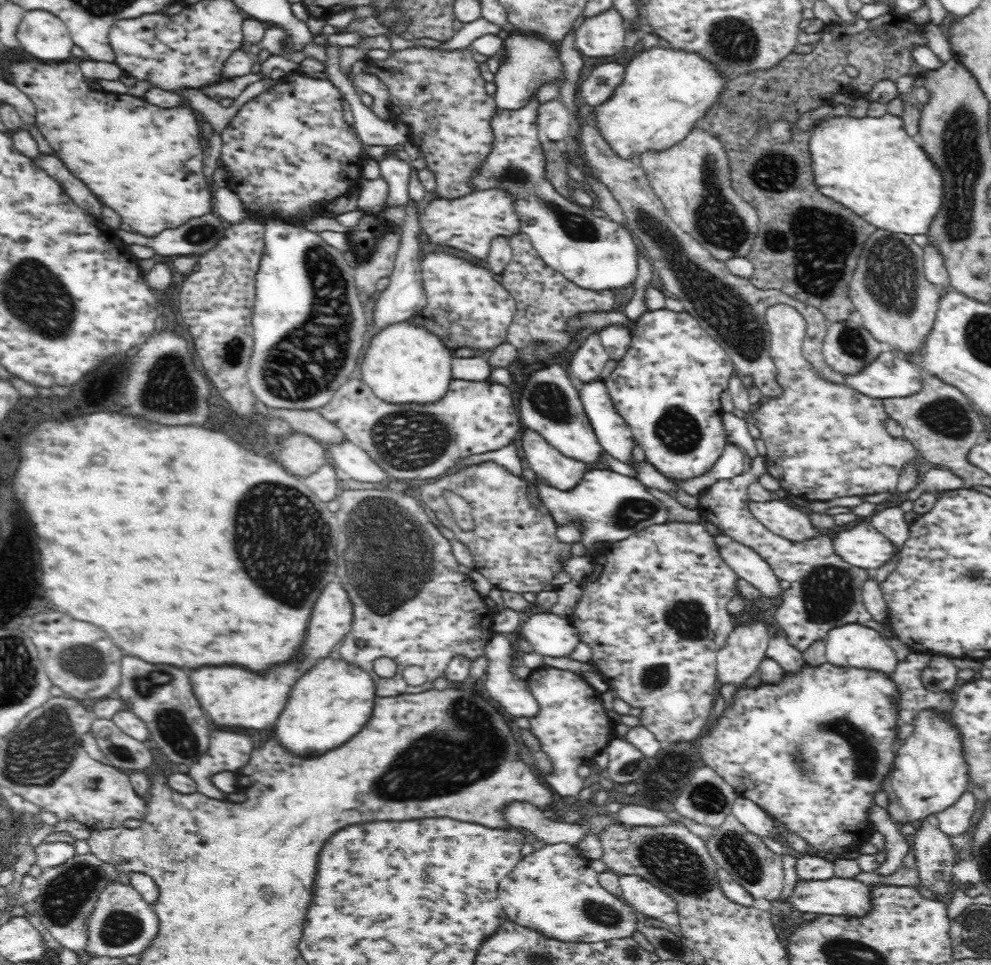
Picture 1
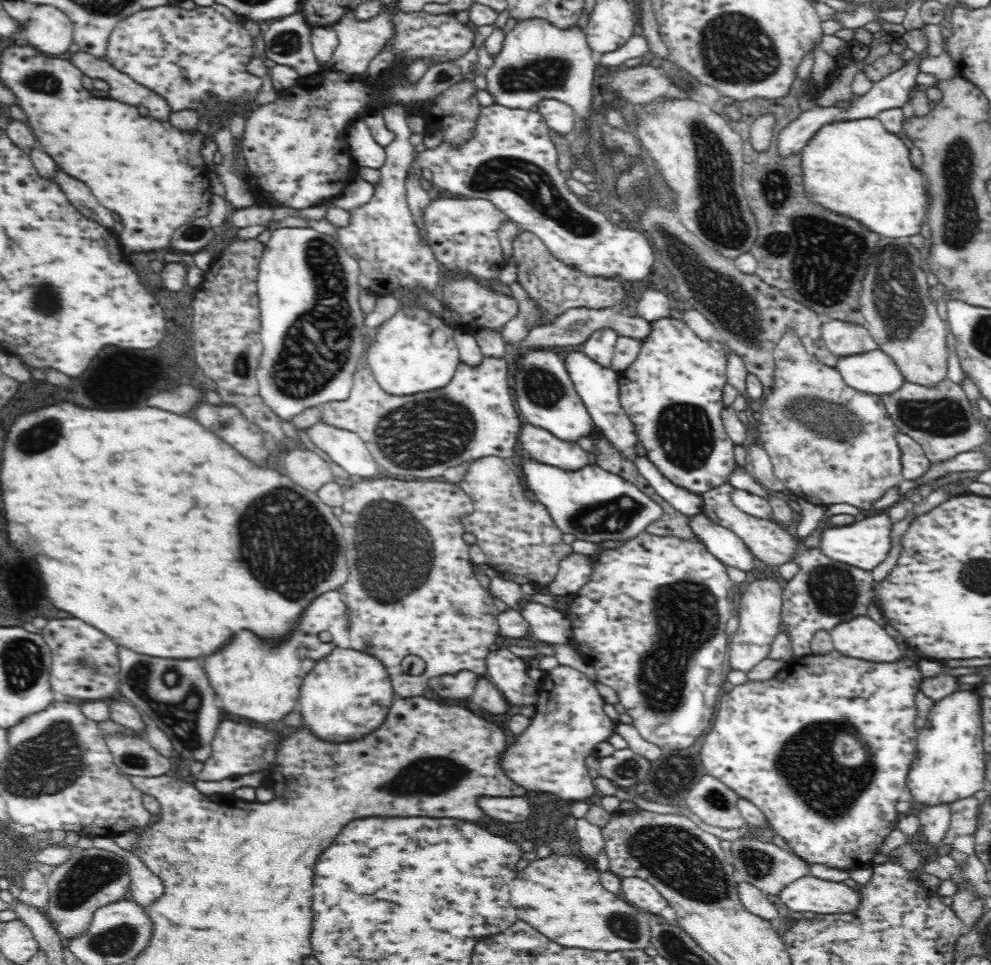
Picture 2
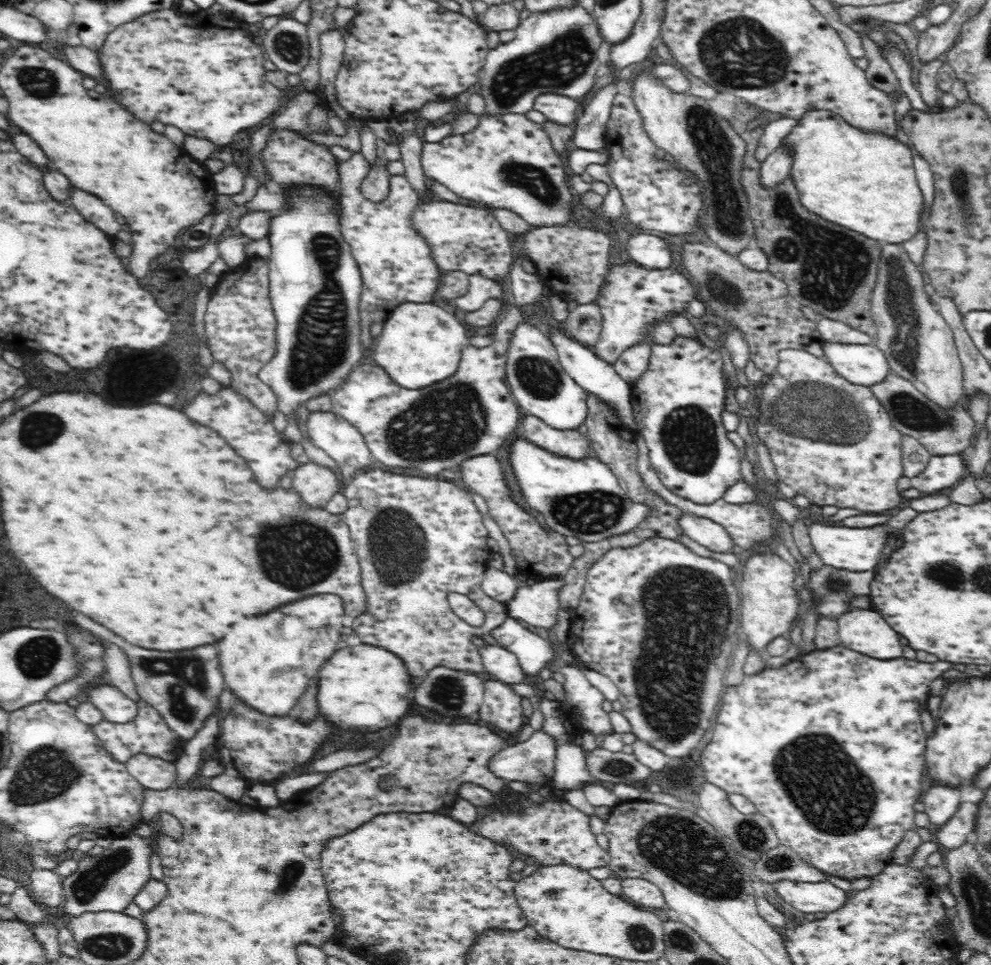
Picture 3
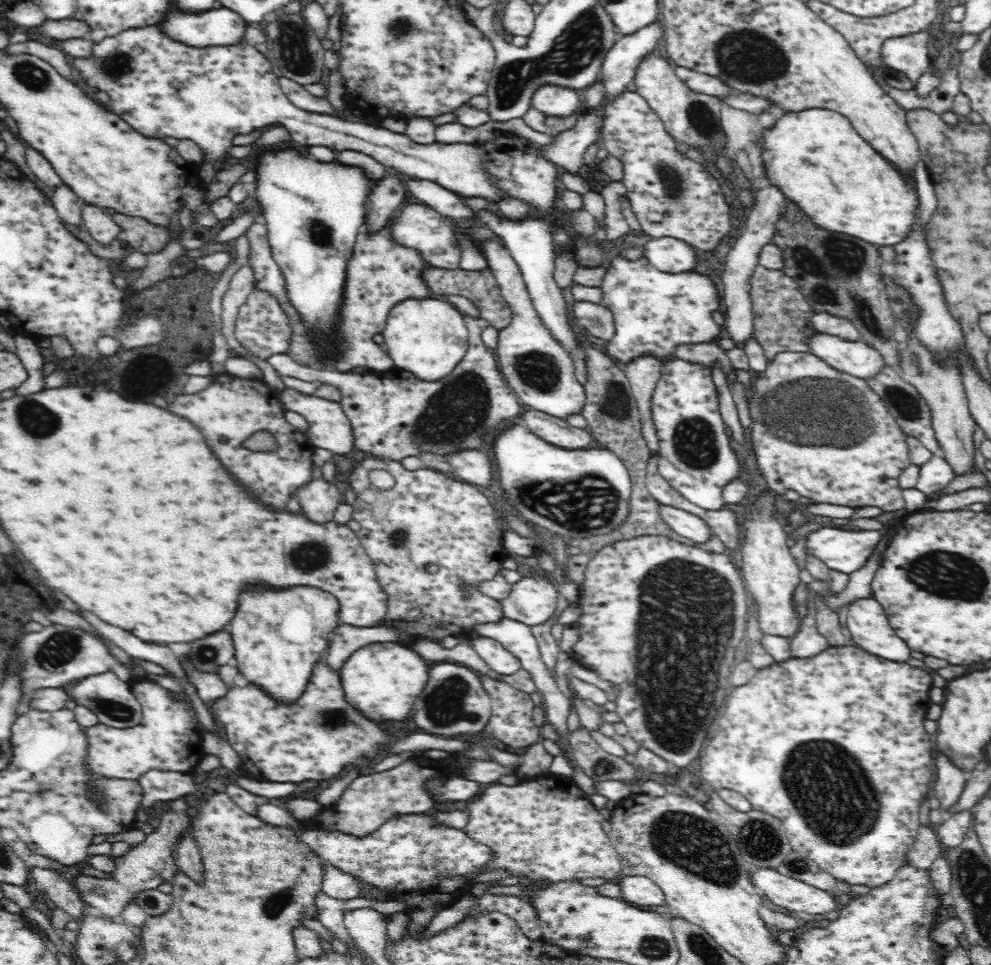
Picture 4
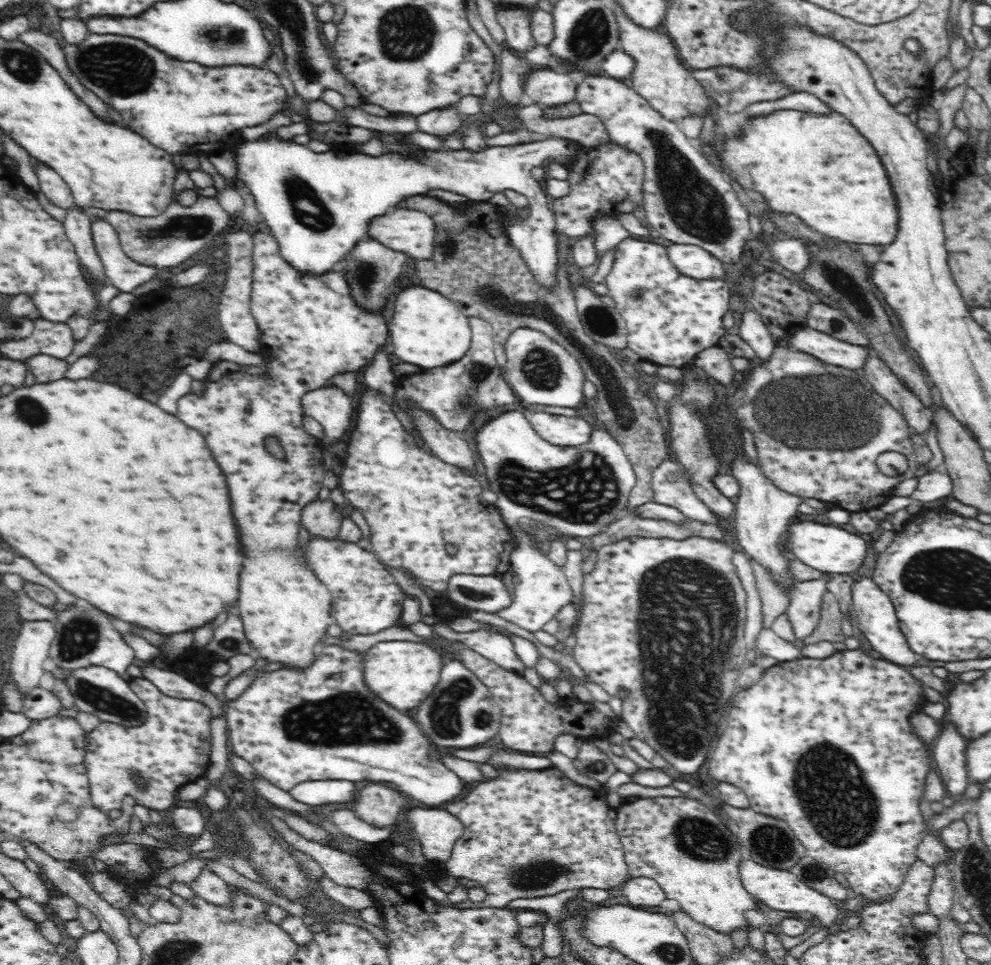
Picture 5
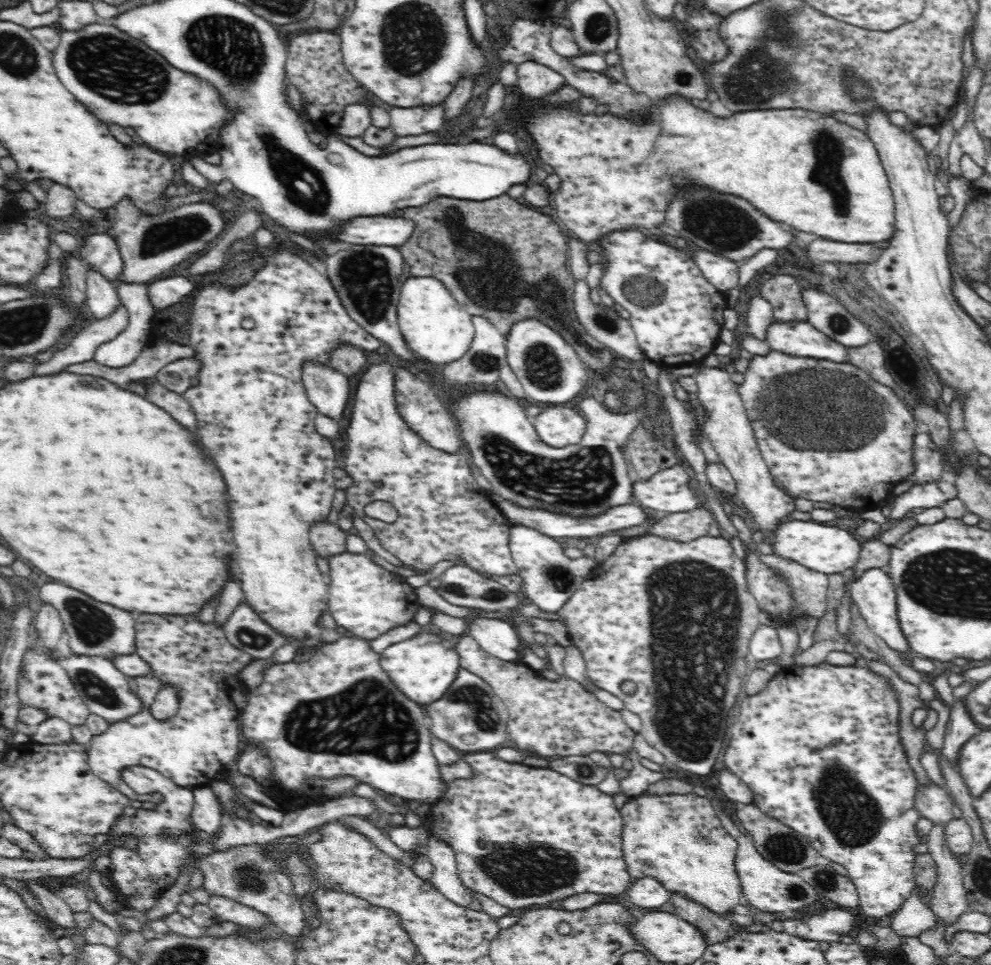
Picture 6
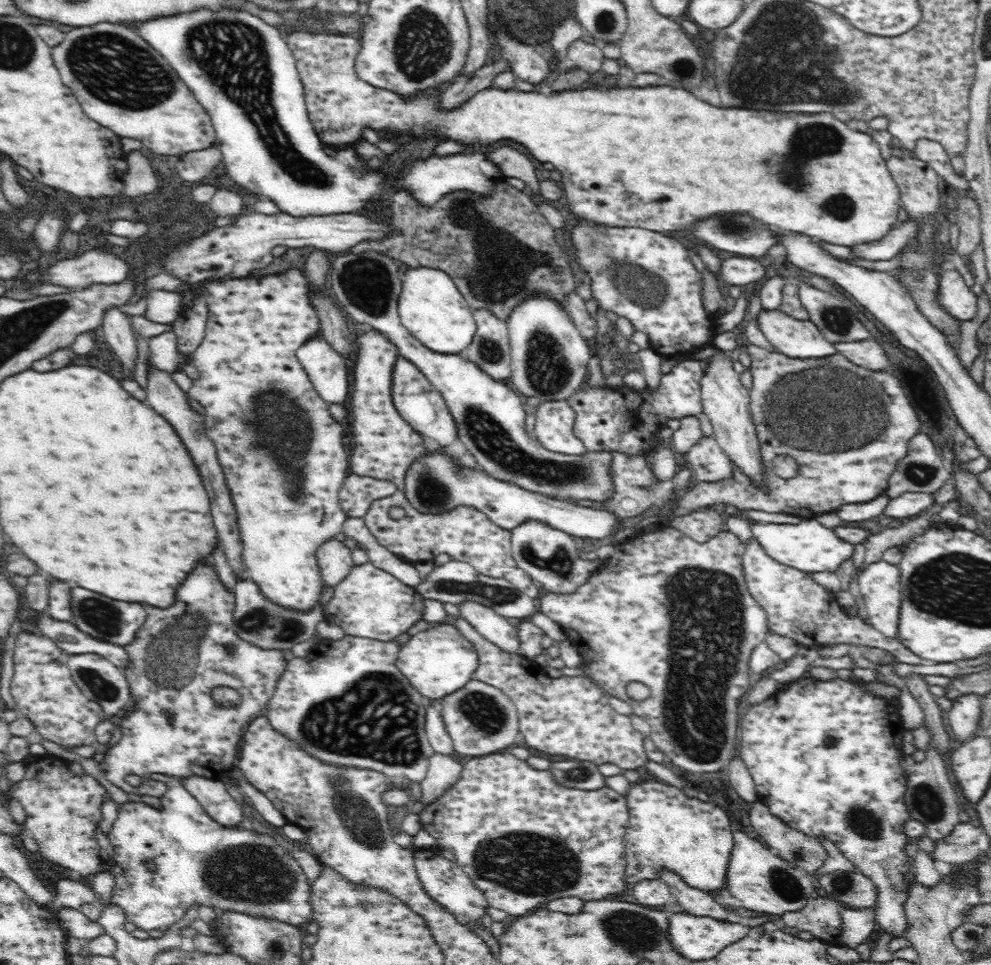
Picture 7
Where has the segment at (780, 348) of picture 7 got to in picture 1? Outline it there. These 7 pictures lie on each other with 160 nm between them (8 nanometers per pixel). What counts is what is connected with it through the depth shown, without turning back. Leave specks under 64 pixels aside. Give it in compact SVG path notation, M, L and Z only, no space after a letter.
M888 350L877 356L856 375L846 375L846 383L866 396L889 399L914 395L923 387L918 369Z

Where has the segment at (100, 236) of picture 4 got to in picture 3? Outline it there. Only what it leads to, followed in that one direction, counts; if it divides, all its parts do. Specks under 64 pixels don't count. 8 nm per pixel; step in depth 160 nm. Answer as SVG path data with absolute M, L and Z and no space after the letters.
M74 190L69 196L68 202L96 228L103 229L111 238L123 230L122 224L116 220L114 212L98 198L82 190Z

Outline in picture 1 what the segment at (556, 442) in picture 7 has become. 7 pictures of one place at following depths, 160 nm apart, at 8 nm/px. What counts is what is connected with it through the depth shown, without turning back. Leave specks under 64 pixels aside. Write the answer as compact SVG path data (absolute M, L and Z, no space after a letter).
M535 431L522 434L522 450L531 470L561 491L574 488L588 470L586 463L562 455Z

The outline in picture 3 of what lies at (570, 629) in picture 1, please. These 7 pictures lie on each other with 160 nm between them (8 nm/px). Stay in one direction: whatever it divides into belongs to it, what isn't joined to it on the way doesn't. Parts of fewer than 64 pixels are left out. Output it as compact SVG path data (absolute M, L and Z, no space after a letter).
M553 580L536 582L535 584L530 584L530 586L520 585L520 588L516 590L516 594L514 594L514 598L505 603L508 616L521 620L523 624L531 624L536 628L553 628L556 624L558 610L560 610L559 597L556 590L564 584L563 580L559 582Z

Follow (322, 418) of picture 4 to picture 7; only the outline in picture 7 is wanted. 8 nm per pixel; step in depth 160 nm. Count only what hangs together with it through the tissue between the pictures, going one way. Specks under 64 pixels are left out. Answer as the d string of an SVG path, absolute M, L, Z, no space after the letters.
M322 332L299 348L297 358L322 400L329 404L342 404L348 398L350 382L346 358L335 352Z

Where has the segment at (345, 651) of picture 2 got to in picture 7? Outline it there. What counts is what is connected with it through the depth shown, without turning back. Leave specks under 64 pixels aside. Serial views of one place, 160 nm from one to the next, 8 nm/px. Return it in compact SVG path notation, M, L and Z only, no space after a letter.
M438 623L425 631L418 632L409 637L407 643L400 649L397 655L400 672L412 682L412 686L426 698L442 698L452 694L473 678L476 672L478 656L477 651L470 645L468 639L451 624Z

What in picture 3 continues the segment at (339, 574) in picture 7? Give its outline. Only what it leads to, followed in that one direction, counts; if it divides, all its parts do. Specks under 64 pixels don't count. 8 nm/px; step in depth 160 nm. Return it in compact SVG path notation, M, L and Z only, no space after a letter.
M312 462L298 464L291 476L293 490L300 495L304 503L314 508L325 508L336 493L342 492L343 484L338 472Z

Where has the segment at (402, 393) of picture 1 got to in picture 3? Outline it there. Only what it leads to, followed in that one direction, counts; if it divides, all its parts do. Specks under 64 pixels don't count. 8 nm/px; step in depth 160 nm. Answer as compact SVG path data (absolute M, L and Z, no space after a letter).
M400 303L394 308L384 322L382 334L375 338L372 348L372 360L377 366L383 367L385 373L398 386L418 390L436 384L452 377L459 368L463 350L469 345L468 334L464 328L464 322L460 322L455 314L446 312L432 303Z

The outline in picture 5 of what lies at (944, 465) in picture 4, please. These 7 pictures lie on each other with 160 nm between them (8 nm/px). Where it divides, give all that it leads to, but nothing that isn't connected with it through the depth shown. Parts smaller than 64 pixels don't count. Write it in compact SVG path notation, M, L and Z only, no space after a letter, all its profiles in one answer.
M942 468L932 471L916 481L918 484L910 498L917 504L924 505L937 500L943 501L953 491L952 479Z

